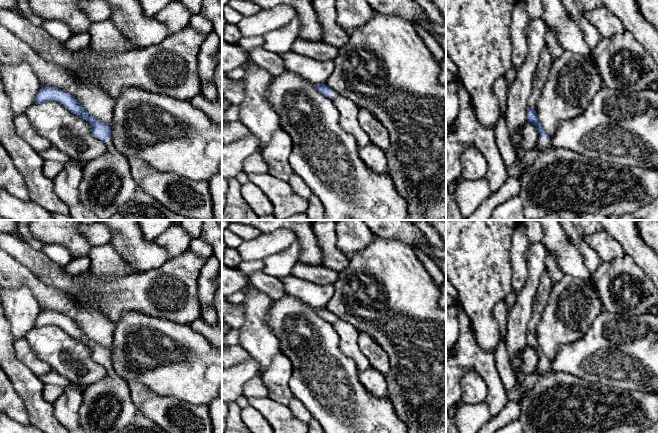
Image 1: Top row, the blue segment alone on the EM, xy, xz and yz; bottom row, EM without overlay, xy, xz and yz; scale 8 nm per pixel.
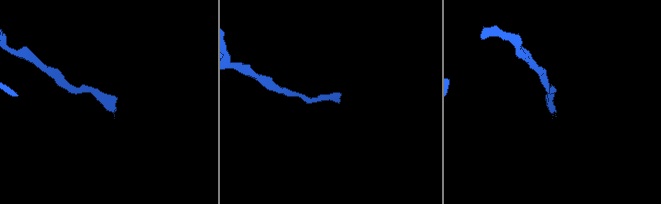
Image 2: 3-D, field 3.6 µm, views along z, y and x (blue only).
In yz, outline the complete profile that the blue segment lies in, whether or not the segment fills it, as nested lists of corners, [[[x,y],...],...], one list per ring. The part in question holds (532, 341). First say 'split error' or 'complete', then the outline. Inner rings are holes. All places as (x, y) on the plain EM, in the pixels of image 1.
split error; [[[528,331],[527,345],[539,356],[538,380],[520,404],[523,433],[640,433],[658,421],[658,391],[621,390],[590,383],[572,374],[555,372],[543,353],[535,334]]]

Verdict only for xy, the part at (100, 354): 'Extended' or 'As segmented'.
Extended

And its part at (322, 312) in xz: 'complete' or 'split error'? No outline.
split error

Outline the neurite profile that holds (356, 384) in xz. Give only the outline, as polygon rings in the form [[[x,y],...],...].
[[[285,296],[272,302],[266,323],[278,338],[281,353],[287,356],[292,364],[289,389],[293,397],[304,404],[324,433],[407,433],[406,425],[397,418],[388,396],[370,394],[361,385],[356,365],[342,352],[339,336],[333,325],[321,318],[316,309],[299,299]]]

